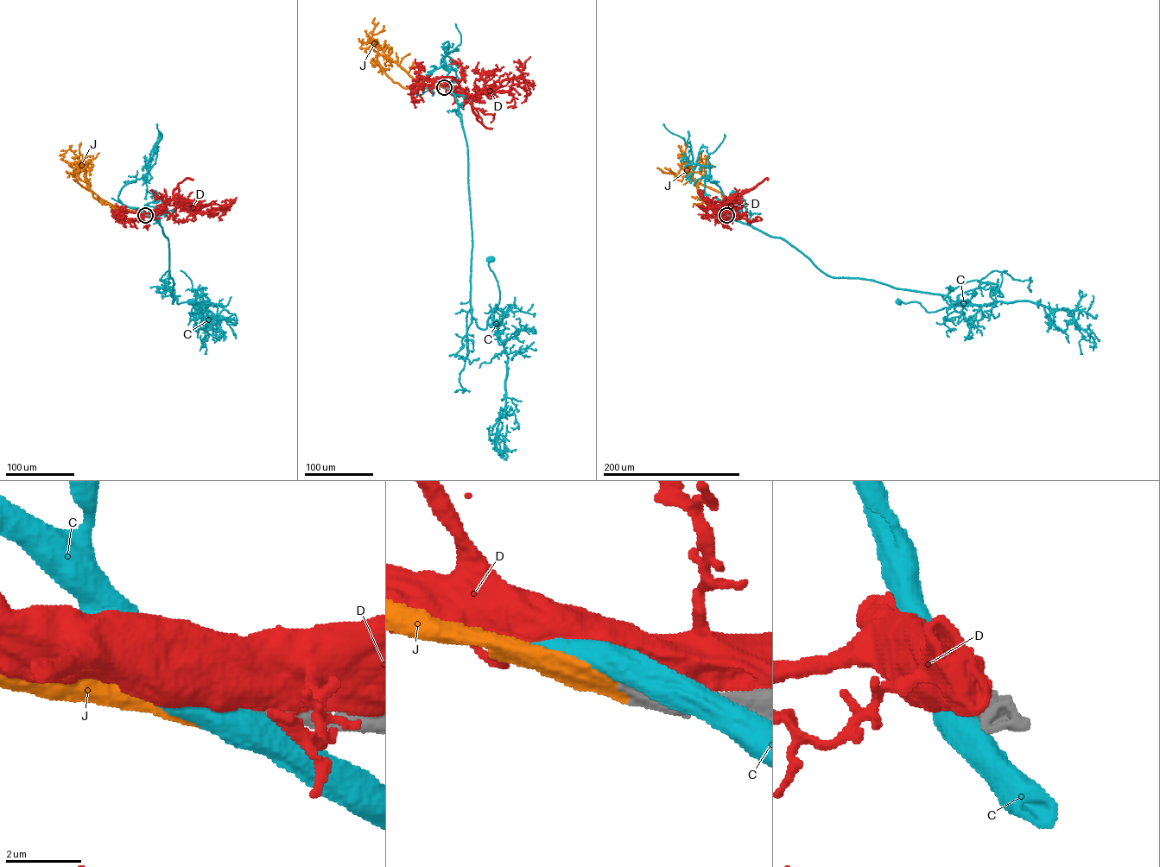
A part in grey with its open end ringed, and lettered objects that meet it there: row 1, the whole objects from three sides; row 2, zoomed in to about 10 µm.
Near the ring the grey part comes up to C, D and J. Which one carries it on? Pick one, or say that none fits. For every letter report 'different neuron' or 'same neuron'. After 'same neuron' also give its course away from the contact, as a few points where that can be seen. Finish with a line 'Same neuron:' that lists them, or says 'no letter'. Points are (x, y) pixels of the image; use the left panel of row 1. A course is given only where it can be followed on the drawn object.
C: different neuron
D: different neuron
J: same neuron; it runs (145, 215), (112, 206), (85, 188), (77, 180), (79, 167), (72, 176), (76, 173), (75, 167)
Same neuron: J

